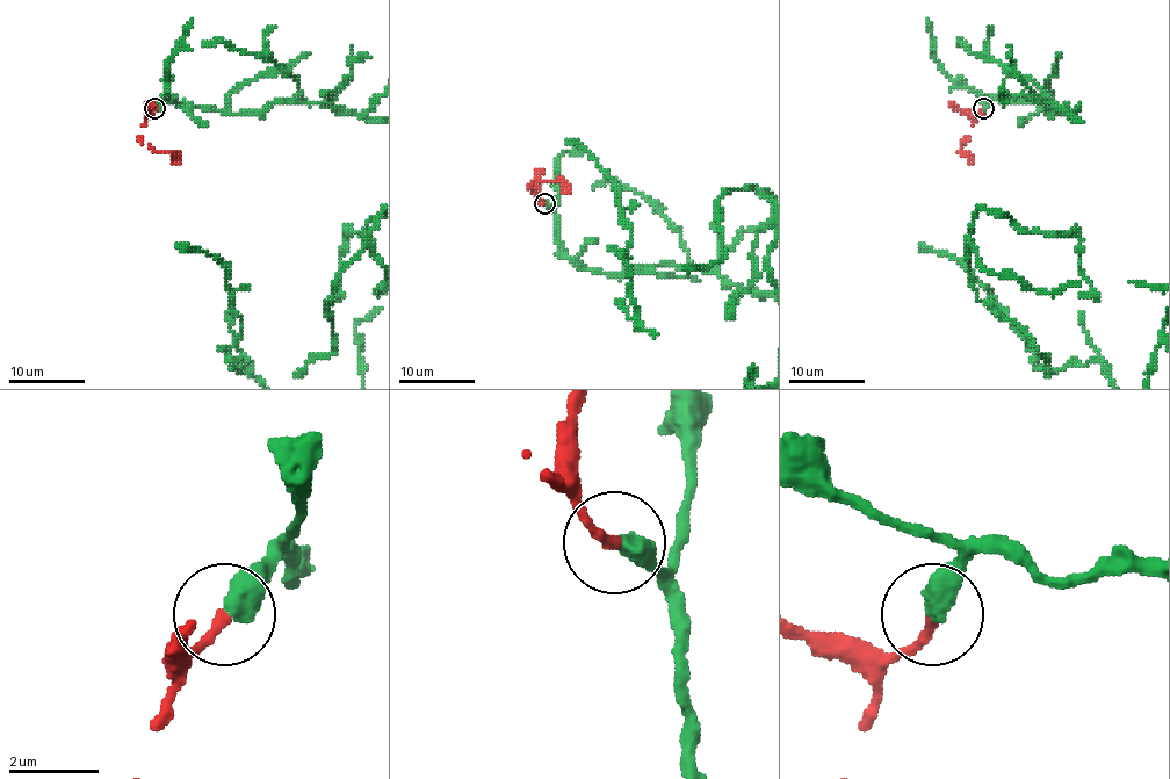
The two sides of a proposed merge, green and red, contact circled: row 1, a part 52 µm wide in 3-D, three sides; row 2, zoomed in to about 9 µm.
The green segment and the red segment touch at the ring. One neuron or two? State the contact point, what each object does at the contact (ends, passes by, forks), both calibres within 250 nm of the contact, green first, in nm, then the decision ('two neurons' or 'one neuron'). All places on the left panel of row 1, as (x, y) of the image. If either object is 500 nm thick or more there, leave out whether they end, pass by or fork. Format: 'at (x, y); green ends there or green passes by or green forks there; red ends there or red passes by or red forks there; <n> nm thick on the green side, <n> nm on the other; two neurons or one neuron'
at (154, 108); 500 nm thick on the green side, 240 nm on the other; one neuron

